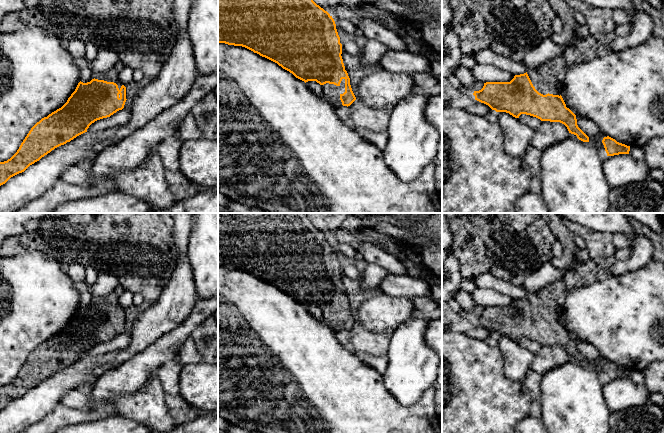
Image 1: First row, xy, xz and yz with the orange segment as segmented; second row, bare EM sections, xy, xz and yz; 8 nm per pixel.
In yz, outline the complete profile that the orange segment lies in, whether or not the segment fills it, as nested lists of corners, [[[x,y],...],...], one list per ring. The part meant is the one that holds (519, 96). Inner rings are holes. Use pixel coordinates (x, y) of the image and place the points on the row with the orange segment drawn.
[[[564,52],[560,55],[548,60],[540,66],[528,70],[524,74],[515,75],[510,82],[486,82],[479,91],[474,91],[475,100],[488,105],[496,112],[506,112],[515,118],[519,118],[521,114],[530,115],[540,119],[541,121],[560,122],[564,124],[569,133],[574,134],[583,142],[589,142],[589,137],[578,127],[576,115],[566,107],[561,96],[561,80],[567,68]]]

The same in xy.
[[[113,67],[106,72],[94,72],[94,78],[90,82],[83,83],[80,81],[67,102],[37,122],[17,152],[7,161],[0,162],[0,186],[11,177],[24,172],[30,165],[39,161],[55,148],[87,132],[89,126],[95,121],[110,117],[122,110],[127,100],[126,87],[119,81],[118,74],[119,72]]]

